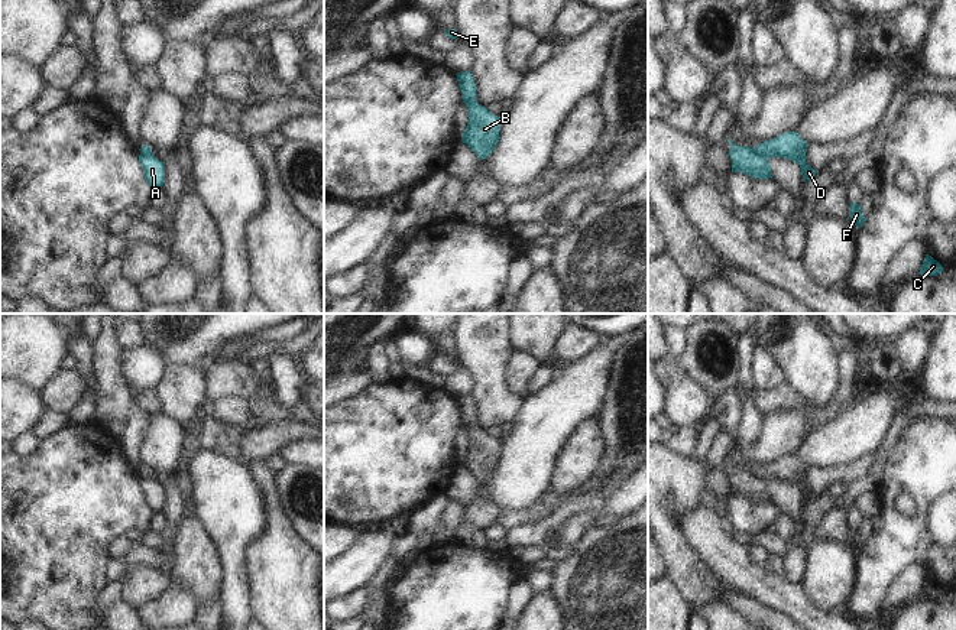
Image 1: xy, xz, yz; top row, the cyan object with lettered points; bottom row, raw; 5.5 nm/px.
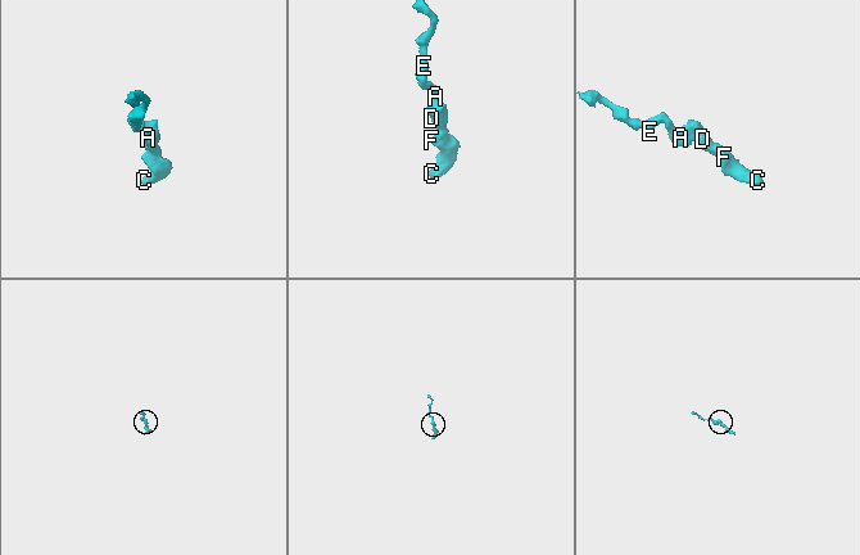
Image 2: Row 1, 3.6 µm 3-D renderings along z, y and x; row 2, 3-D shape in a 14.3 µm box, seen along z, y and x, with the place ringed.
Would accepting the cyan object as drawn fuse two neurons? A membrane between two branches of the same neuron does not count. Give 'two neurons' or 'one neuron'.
two neurons

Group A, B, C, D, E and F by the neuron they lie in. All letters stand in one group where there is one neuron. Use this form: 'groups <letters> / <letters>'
groups A E / B C D F

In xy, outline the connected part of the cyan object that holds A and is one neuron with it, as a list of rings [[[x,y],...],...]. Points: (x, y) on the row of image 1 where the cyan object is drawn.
[[[139,155],[139,162],[143,169],[143,176],[152,189],[161,189],[165,182],[163,162],[153,155]]]

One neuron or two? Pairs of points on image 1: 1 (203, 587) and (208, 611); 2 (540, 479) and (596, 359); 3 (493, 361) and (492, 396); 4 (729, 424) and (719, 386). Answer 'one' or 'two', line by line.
1: two
2: one
3: one
4: two

